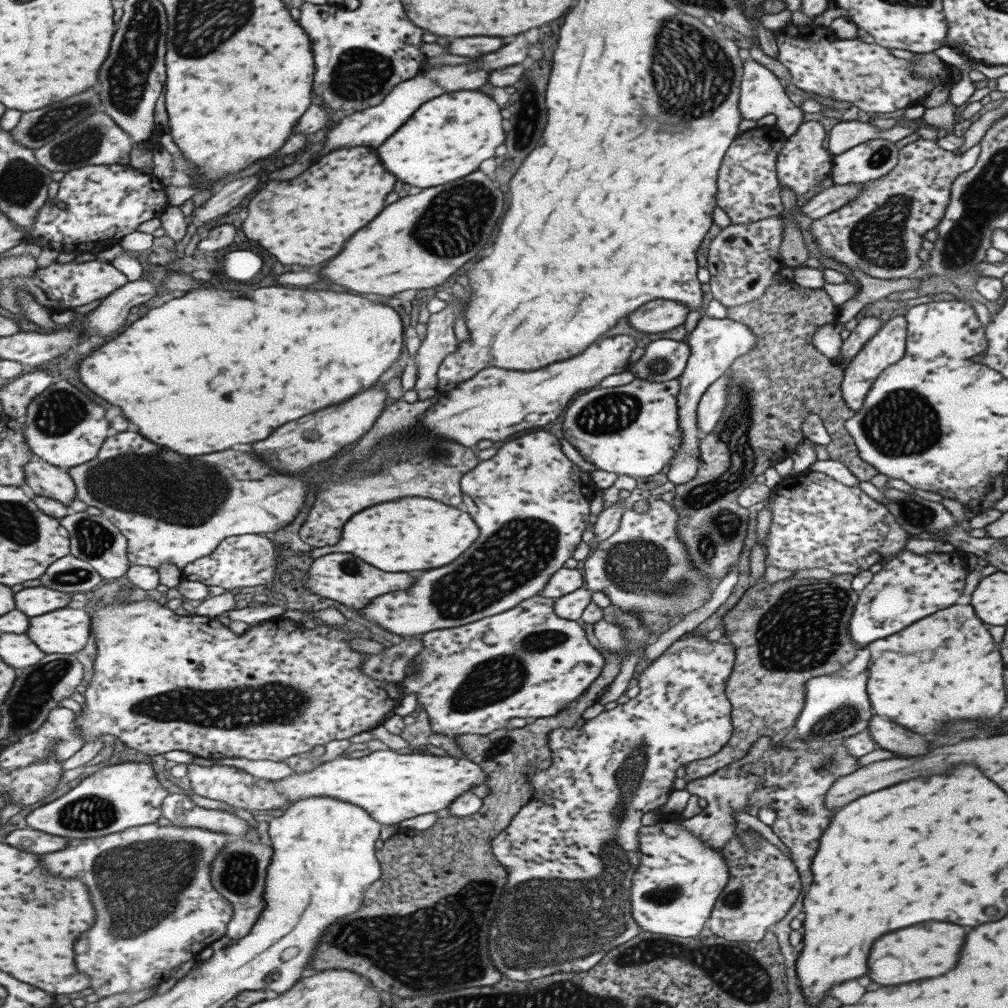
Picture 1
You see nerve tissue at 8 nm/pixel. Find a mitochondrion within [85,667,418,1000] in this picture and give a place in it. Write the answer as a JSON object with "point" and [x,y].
{"point":[146,881]}

